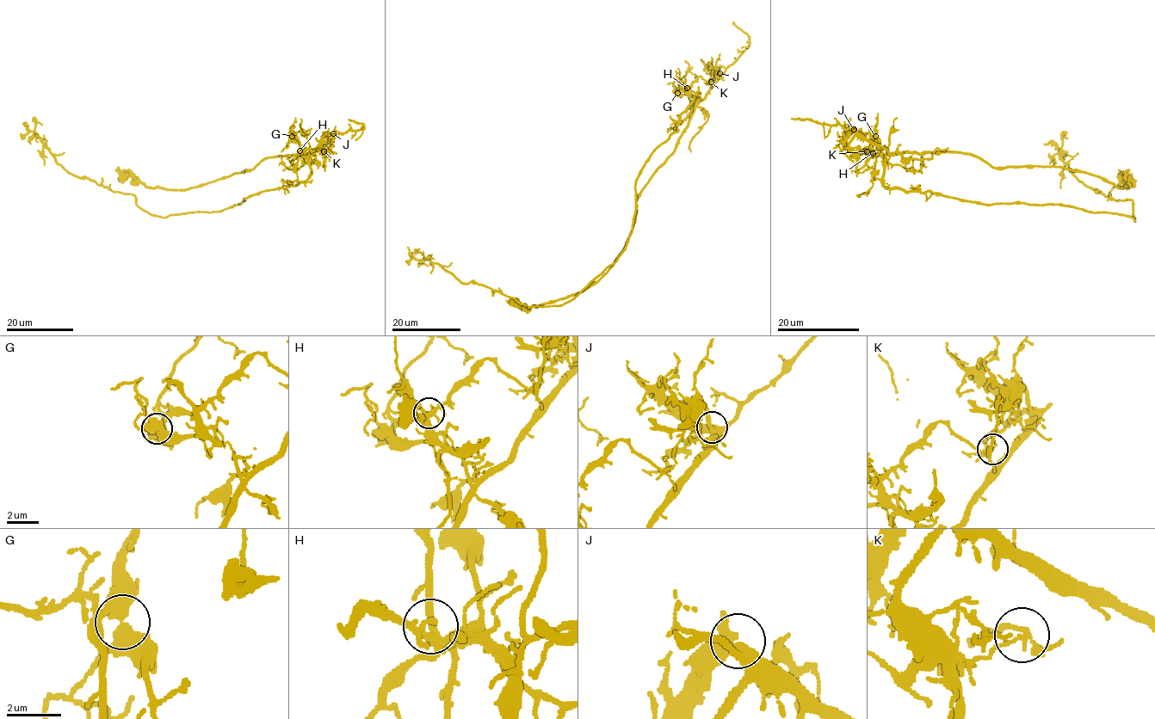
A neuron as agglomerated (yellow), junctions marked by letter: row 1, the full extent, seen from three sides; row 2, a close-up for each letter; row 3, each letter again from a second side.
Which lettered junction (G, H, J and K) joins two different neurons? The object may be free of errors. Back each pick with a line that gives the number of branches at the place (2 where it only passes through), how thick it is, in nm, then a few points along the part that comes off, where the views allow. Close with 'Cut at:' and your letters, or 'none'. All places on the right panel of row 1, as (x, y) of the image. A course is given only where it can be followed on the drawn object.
K: 4 | 140 nm | (867, 150), (859, 152), (884, 159), (886, 187), (1134, 220), (1133, 202), (1090, 189), (1060, 149), (1044, 144)
Cut at: K

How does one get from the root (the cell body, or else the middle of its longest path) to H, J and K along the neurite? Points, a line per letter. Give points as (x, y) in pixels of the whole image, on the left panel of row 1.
H: (274, 190), (294, 186), (308, 178), (311, 166), (299, 150)
J: (274, 190), (305, 181), (311, 173), (307, 155), (312, 155), (325, 144), (333, 133)
K: (274, 190), (294, 186), (308, 178), (311, 166), (300, 152), (311, 149), (324, 151)

